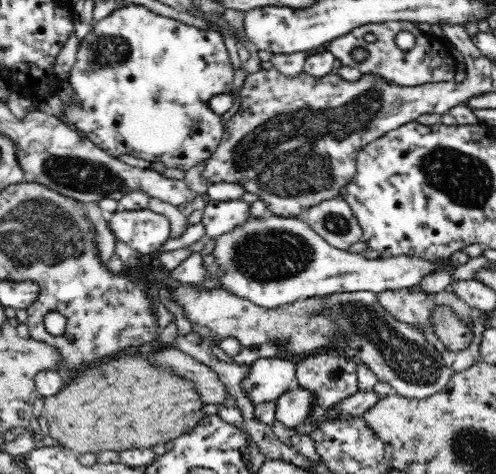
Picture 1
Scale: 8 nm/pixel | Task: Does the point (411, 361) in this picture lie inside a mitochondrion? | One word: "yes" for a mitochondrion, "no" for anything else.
yes

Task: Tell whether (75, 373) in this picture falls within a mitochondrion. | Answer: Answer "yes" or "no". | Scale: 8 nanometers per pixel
no

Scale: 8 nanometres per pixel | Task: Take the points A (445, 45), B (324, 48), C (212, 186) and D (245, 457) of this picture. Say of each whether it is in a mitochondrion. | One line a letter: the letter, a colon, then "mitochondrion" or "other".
A: other
B: other
C: other
D: other

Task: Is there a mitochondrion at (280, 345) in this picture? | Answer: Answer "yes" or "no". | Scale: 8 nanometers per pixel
no

